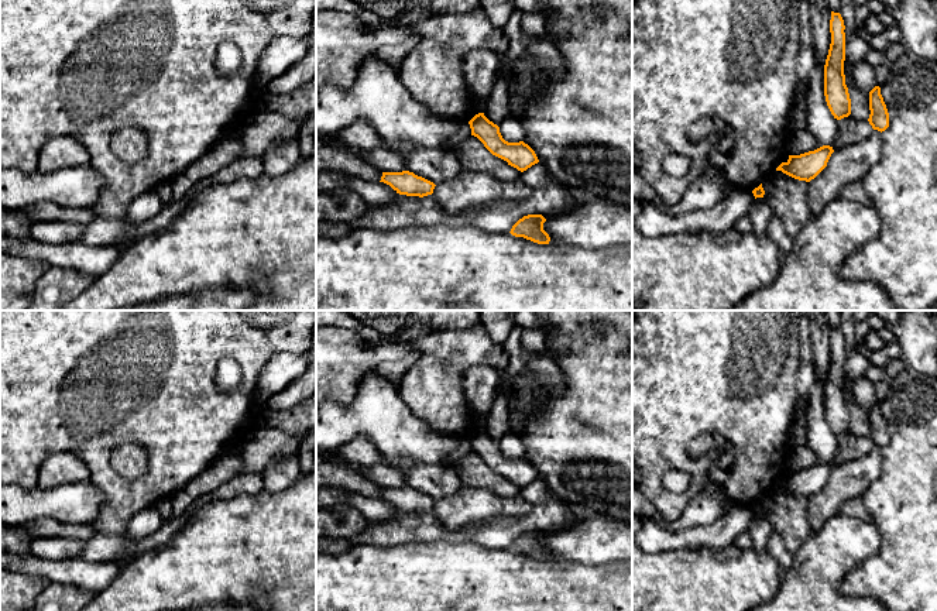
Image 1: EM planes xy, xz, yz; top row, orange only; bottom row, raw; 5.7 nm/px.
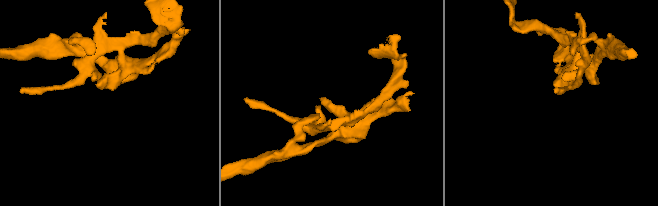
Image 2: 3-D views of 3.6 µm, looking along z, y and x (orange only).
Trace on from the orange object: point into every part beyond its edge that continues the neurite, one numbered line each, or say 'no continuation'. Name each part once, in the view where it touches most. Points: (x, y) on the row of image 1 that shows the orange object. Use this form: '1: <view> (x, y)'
no continuation

